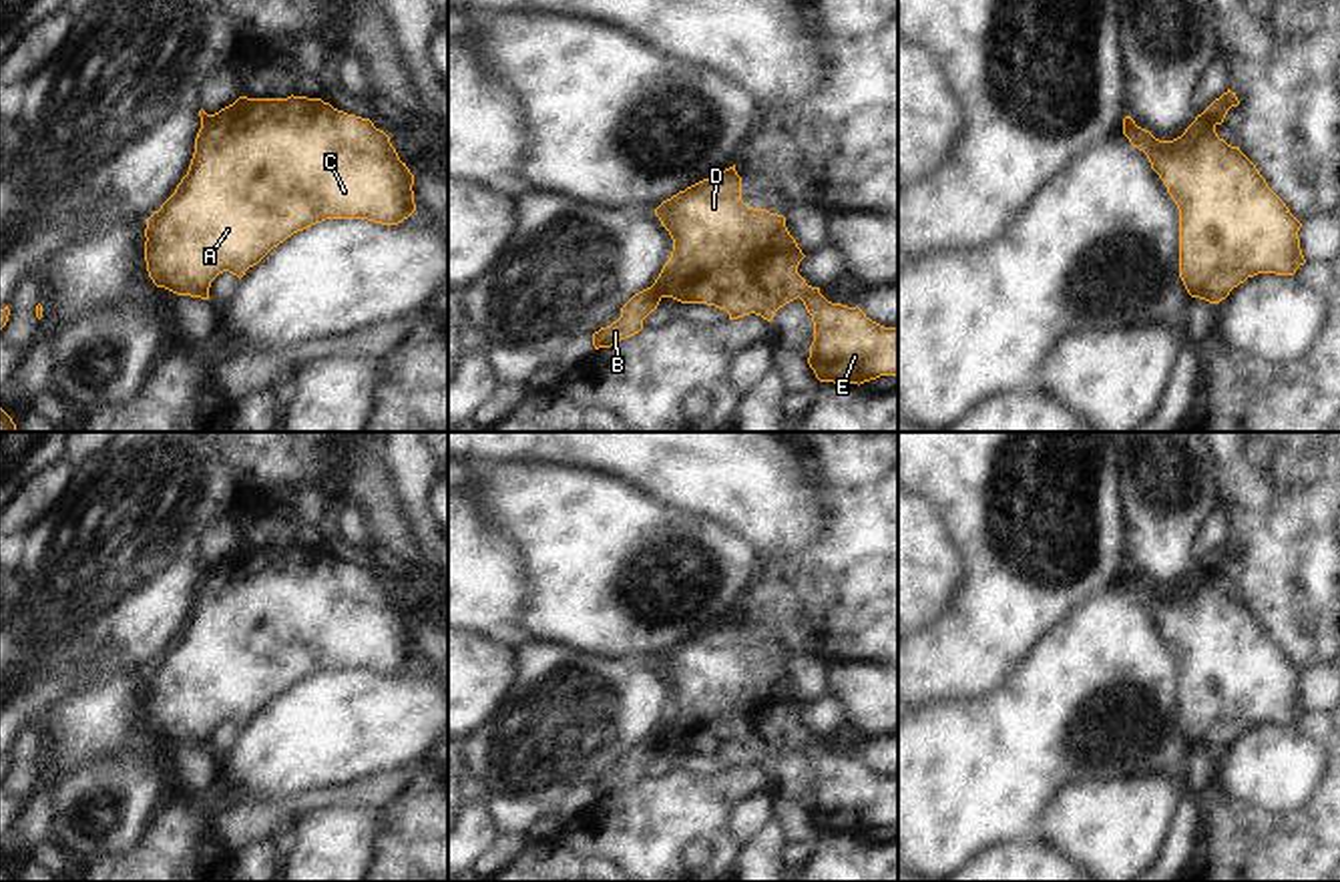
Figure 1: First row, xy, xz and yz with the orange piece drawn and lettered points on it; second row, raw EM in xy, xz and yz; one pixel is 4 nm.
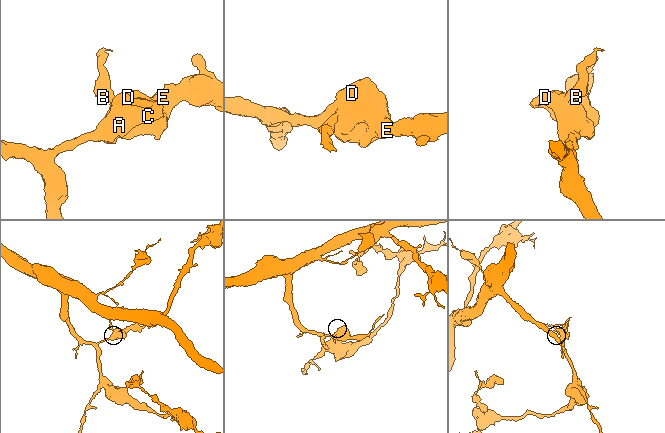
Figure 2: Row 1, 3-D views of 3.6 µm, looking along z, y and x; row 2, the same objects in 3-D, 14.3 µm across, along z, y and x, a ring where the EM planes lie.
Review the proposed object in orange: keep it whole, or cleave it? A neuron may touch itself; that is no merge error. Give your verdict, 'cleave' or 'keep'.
cleave

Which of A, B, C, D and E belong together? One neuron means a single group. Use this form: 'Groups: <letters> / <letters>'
Groups: A C D E / B.

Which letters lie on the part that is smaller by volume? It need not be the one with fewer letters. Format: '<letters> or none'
B

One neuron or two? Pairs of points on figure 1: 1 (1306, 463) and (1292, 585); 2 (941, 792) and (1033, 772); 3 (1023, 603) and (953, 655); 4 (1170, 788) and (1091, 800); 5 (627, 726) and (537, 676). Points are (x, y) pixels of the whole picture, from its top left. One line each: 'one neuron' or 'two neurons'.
1: one neuron
2: one neuron
3: one neuron
4: one neuron
5: one neuron

